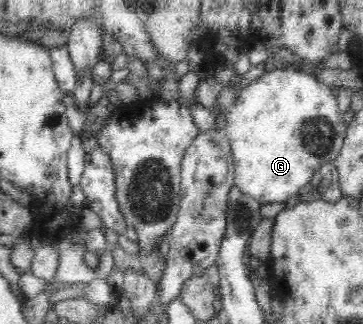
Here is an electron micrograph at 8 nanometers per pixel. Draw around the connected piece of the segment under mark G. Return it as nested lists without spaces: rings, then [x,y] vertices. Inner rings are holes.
[[[292,66],[266,71],[266,74],[242,88],[225,120],[225,133],[233,154],[234,174],[231,182],[261,204],[285,202],[287,198],[297,194],[315,178],[322,165],[336,160],[347,134],[336,89],[320,83],[314,75]]]

